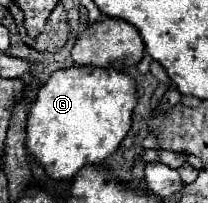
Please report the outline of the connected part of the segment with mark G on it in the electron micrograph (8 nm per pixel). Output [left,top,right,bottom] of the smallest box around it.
[25,67,137,179]

